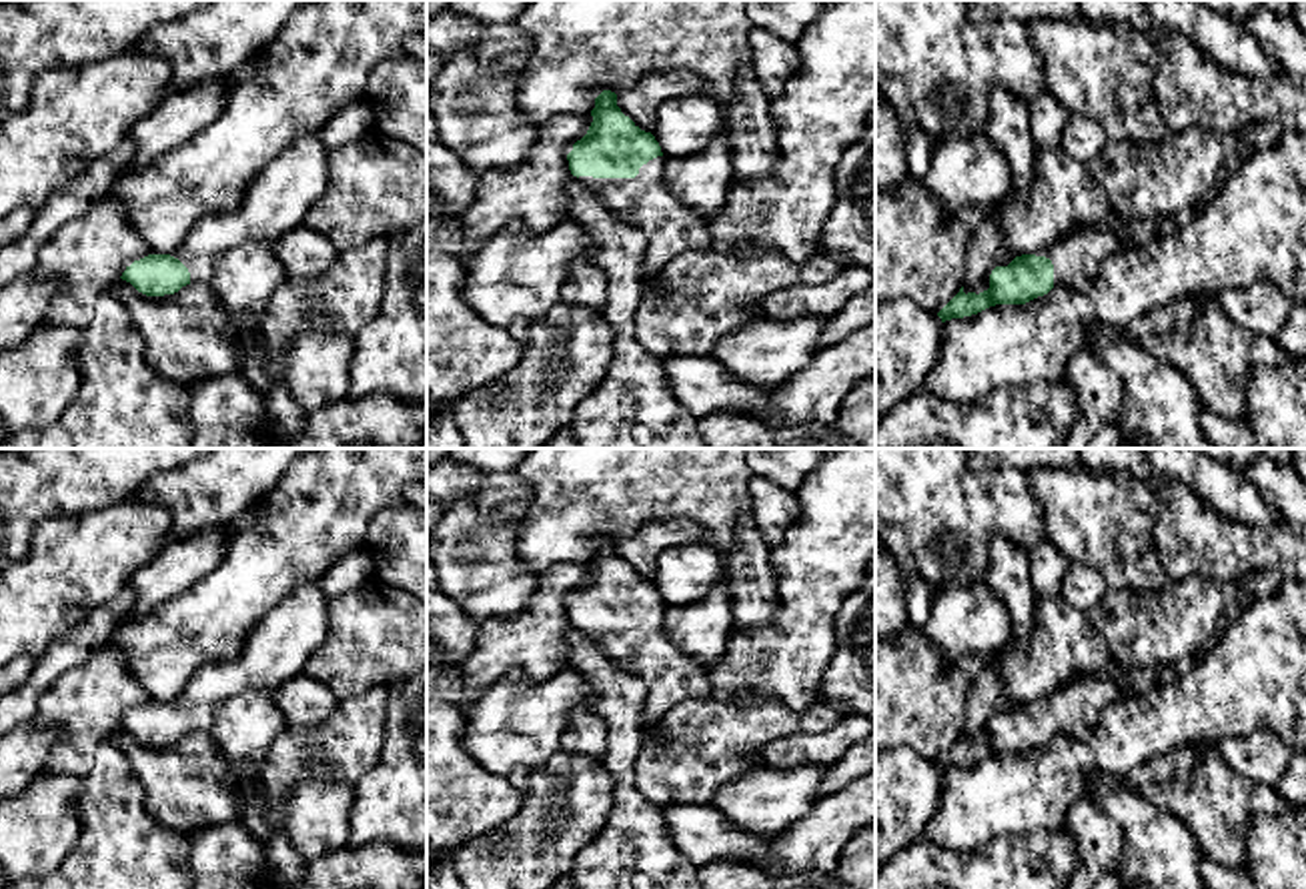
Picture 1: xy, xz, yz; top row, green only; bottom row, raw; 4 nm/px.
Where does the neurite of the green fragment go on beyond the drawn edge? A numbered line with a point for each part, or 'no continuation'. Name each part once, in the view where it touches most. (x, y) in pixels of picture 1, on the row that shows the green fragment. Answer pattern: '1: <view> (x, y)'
1: xz (672, 229)

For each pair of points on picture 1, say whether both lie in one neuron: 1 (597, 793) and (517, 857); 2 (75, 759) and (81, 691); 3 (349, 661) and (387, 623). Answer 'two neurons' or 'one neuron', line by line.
1: one neuron
2: one neuron
3: one neuron

